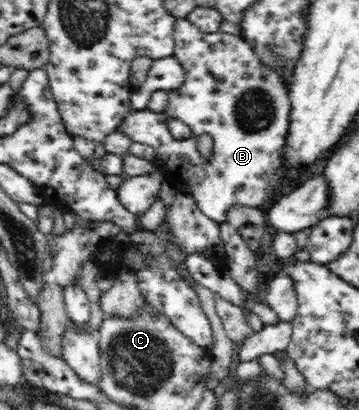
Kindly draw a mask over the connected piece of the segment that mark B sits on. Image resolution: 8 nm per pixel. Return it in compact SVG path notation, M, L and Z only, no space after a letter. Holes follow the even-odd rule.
M186 18L177 19L173 37L173 55L180 61L185 73L182 86L168 91L168 108L163 113L147 108L133 110L124 117L116 131L122 131L132 142L148 145L156 151L155 162L162 166L168 180L184 194L192 194L198 209L212 221L227 222L227 215L236 205L265 207L274 194L283 189L290 173L290 157L286 154L287 136L291 128L287 85L262 64L260 57L242 36L222 31L205 33ZM201 134L213 138L209 160L203 158L196 147L196 139Z

